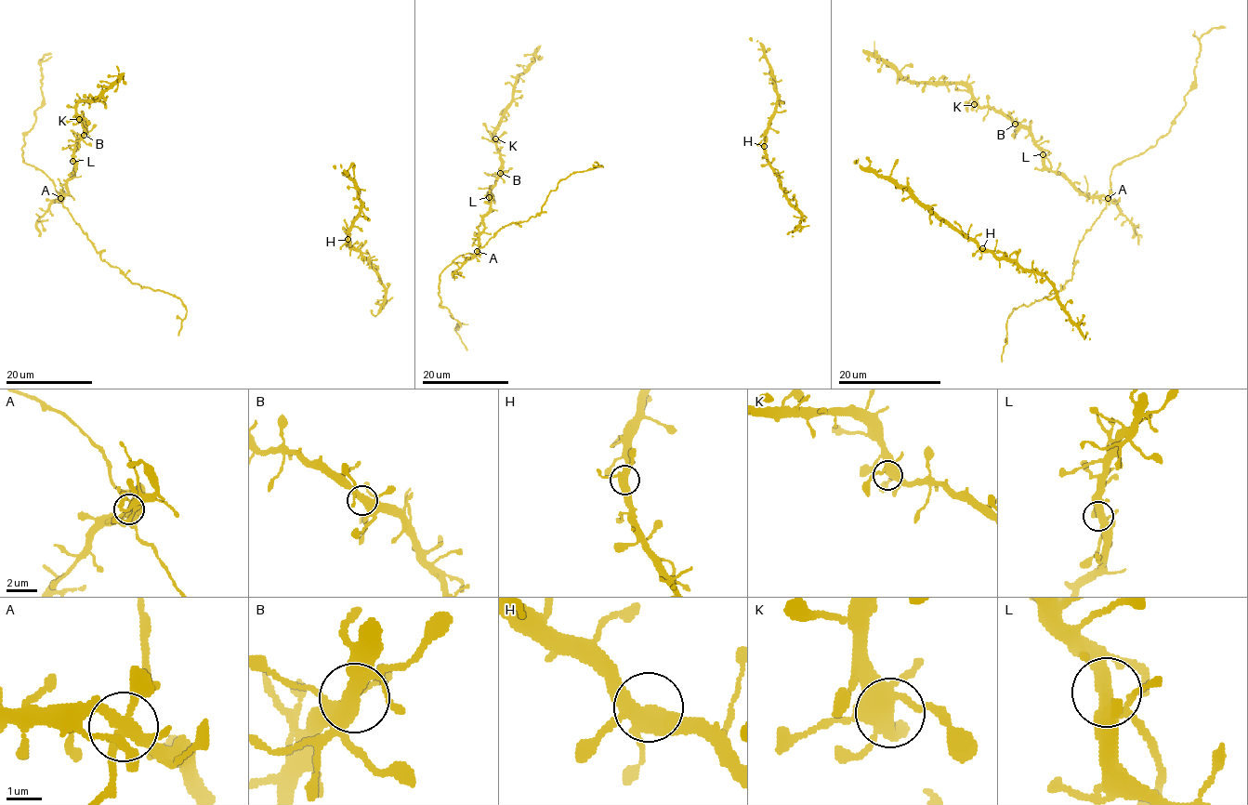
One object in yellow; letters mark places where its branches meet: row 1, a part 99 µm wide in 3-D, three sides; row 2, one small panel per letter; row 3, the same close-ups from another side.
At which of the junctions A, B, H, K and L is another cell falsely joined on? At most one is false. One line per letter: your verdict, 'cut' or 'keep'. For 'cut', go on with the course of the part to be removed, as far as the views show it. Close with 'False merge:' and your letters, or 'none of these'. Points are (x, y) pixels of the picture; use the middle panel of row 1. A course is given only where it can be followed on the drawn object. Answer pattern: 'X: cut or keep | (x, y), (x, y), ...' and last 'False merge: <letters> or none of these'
A: keep
B: keep
H: keep
K: keep
L: keep
False merge: none of these

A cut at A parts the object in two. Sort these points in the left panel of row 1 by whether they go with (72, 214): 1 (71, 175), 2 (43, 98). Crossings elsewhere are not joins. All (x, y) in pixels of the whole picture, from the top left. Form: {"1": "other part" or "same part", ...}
{"1": "other part", "2": "same part"}

